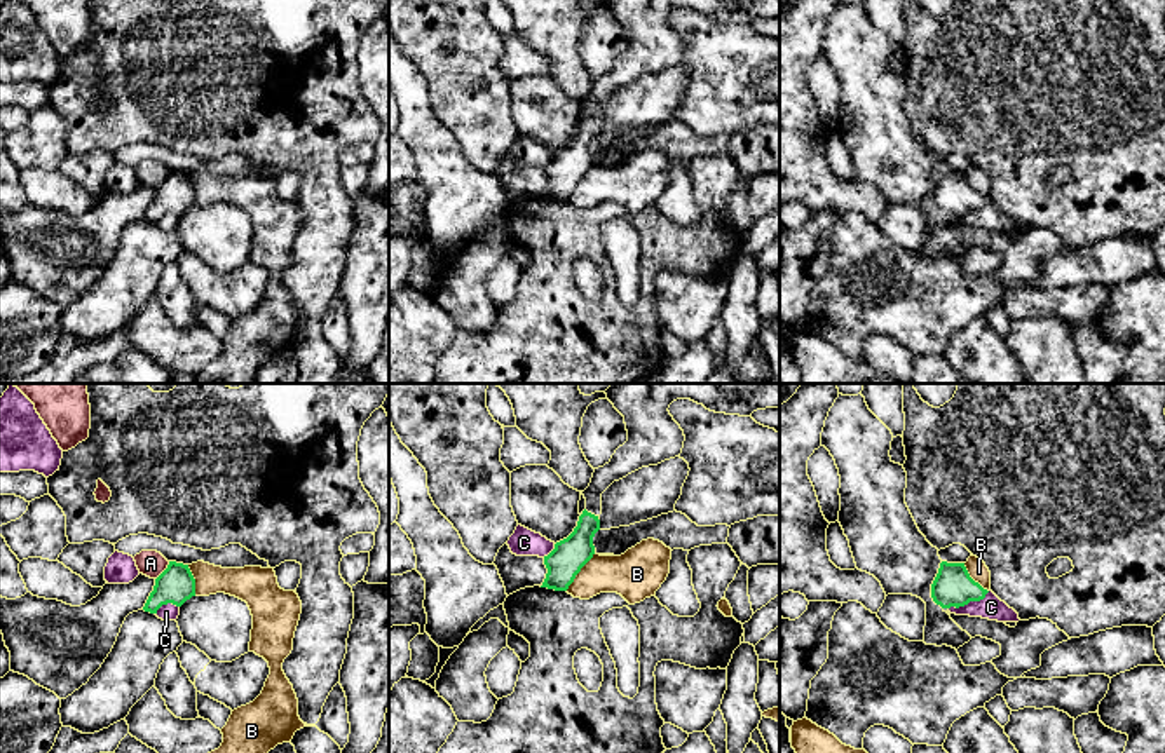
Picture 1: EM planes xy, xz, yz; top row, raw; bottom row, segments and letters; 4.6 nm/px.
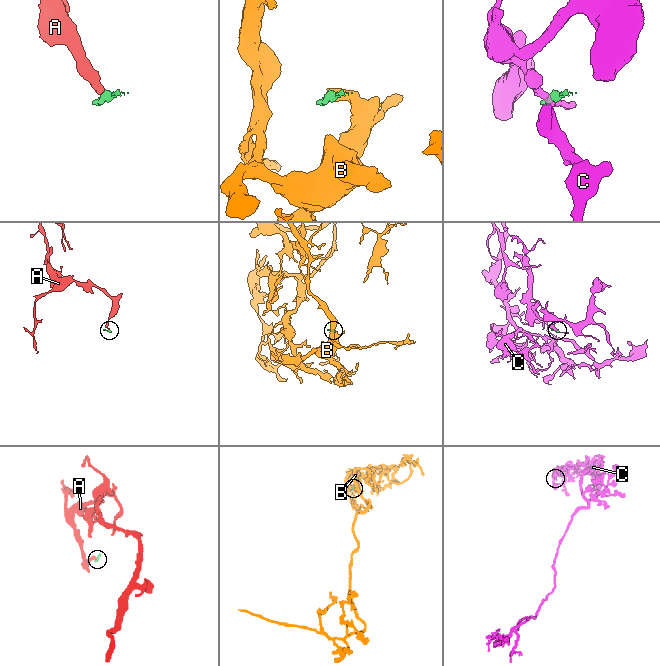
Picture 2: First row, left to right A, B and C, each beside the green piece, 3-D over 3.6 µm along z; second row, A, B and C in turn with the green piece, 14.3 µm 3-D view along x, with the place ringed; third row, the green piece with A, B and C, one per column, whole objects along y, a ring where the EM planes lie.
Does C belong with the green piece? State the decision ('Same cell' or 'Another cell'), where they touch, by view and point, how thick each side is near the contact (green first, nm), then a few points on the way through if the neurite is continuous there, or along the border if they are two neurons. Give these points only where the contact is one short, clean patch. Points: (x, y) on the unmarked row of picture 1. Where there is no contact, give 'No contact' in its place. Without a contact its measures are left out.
Another cell. Touches green at yz (968, 211). Thickness 190 nm (green) against 110 nm. Boundary: yz (989, 201), (979, 210), (949, 218)

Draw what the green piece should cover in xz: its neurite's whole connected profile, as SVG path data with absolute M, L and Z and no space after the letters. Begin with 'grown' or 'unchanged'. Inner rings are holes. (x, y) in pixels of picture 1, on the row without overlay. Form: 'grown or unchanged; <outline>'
grown; M605 0L605 3L624 26L628 51L616 59L609 73L595 78L589 96L582 101L586 119L577 136L544 166L548 183L541 197L567 200L593 167L593 146L600 139L602 103L614 91L682 63L685 45L668 21L673 10L691 9L710 21L739 26L780 17L780 0Z

